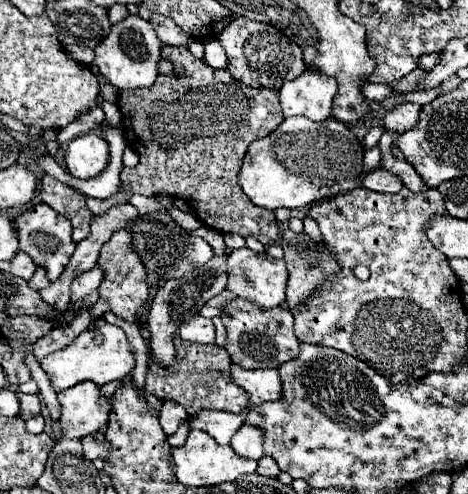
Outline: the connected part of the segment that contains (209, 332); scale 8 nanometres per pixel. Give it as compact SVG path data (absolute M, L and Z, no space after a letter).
M194 315L194 317L180 323L178 335L186 341L210 345L210 343L214 343L214 323L212 323L212 319L204 319L200 315Z

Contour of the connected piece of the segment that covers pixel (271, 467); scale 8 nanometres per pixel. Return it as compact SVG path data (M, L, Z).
M264 455L260 461L258 461L258 469L256 469L258 475L264 475L264 477L278 477L280 469L276 465L276 461L268 455Z

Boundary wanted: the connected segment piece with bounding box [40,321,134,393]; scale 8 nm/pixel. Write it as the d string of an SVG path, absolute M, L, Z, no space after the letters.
M106 321L100 323L98 329L104 335L102 345L94 343L92 331L84 331L68 347L54 351L54 353L46 355L44 359L40 359L42 369L46 371L46 375L50 375L50 383L54 383L54 391L60 393L64 389L74 387L76 383L82 383L82 381L94 381L98 387L102 387L108 381L124 379L134 369L134 353L132 353L132 347L130 347L124 331L120 327L106 323Z

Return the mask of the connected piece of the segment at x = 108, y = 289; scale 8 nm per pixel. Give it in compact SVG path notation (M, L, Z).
M130 227L114 233L110 237L110 243L106 243L106 247L102 247L102 255L98 259L98 265L104 271L104 283L100 285L100 299L110 303L110 311L116 313L122 319L140 323L140 317L136 315L146 299L148 299L148 287L146 287L146 269L142 267L142 259L138 259L138 255L134 255L134 251L130 251L130 239L132 239L134 231L130 231Z

